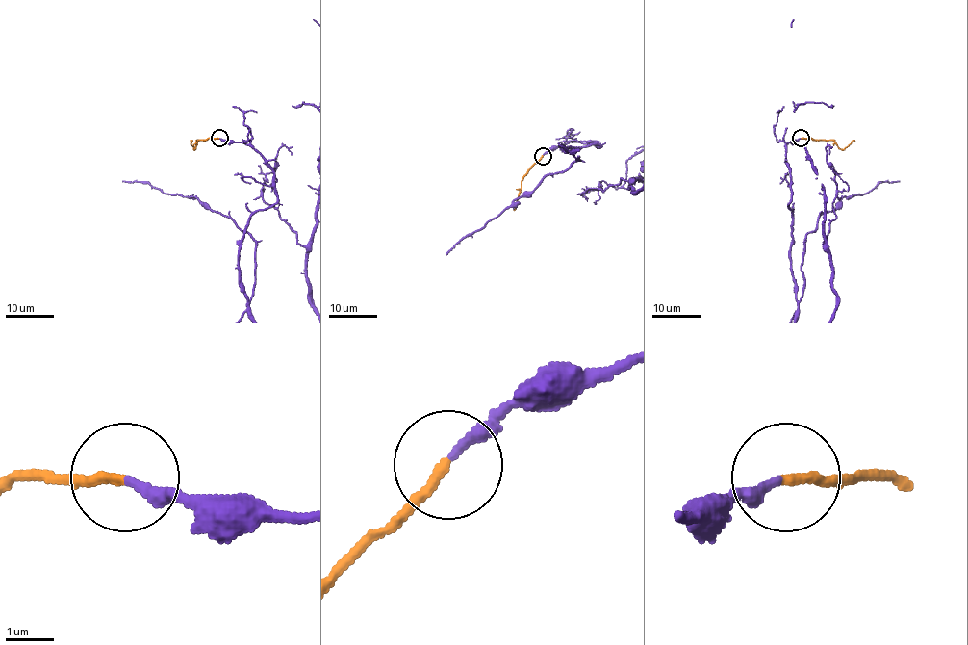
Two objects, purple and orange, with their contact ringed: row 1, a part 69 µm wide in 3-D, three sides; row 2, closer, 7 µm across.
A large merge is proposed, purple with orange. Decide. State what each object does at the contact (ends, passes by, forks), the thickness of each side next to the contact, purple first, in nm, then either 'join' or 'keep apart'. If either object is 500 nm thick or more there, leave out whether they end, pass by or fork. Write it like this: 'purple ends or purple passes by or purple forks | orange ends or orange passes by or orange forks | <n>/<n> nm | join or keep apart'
purple ends | orange ends | 200/200 nm | join

